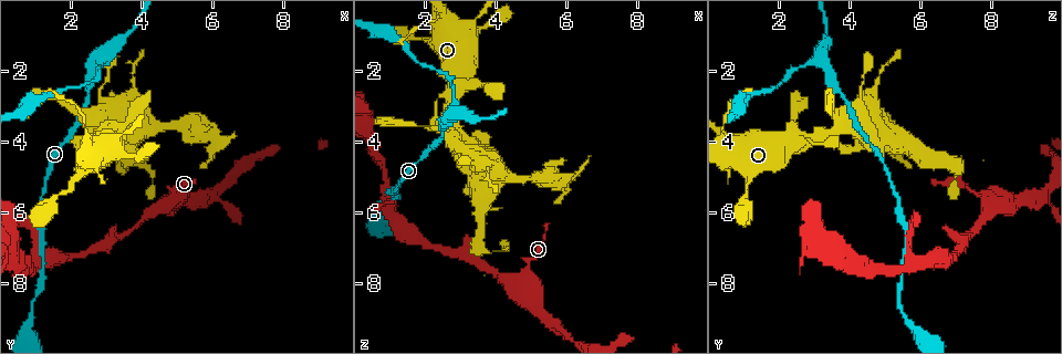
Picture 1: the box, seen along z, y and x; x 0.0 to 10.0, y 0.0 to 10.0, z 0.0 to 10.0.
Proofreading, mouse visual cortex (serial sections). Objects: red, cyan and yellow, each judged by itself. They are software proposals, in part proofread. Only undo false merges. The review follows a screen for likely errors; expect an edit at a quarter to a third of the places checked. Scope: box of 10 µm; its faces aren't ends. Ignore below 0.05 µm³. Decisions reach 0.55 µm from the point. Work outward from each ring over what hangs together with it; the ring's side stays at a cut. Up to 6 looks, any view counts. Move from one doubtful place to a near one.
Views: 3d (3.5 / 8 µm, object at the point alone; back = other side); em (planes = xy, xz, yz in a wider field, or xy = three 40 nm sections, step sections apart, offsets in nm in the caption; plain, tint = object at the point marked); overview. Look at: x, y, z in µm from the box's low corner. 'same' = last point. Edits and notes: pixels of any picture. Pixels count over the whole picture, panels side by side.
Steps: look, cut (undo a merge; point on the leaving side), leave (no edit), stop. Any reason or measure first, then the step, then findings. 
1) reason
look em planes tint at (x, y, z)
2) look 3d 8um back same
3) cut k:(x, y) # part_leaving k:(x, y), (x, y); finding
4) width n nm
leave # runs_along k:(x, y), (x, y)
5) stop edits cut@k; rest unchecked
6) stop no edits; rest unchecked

four-way junction
look 3d 3.5um back at (2.50, 3.45, 3.65)

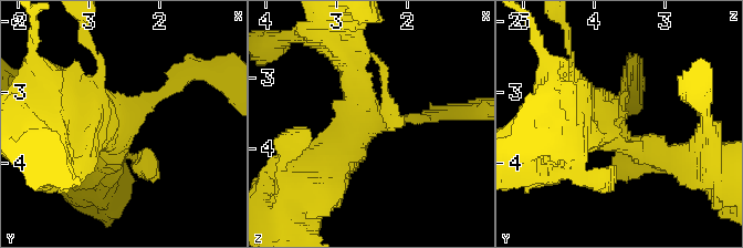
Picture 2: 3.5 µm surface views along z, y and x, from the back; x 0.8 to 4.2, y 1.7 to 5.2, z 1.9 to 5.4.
shape alone is not enough
look em planes tint at (2.45, 3.45, 3.70)

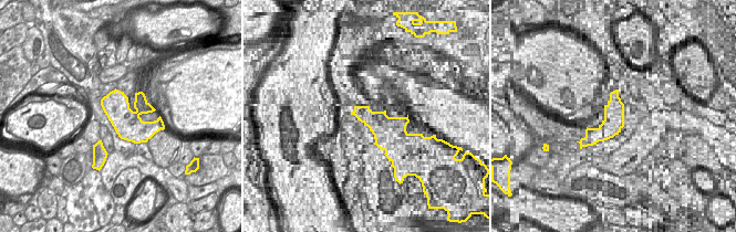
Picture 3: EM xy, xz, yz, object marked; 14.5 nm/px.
leave # runs_along 2:(105, 156), (125, 122), (184, 78); one cell here

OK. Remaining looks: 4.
thick turns thin
look 3d 3.5um at (5.95, 3.75, 5.25)

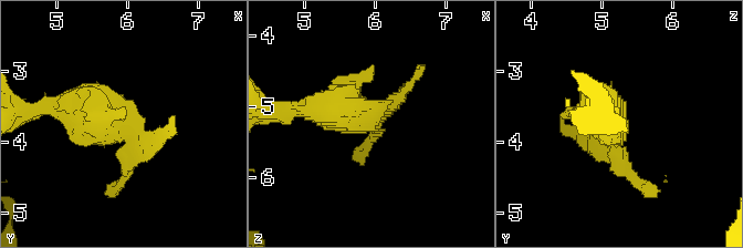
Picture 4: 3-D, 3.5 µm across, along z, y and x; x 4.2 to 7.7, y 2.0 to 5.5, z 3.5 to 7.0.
look em xy step 1 tint at (5.85, 3.80, 5.15)

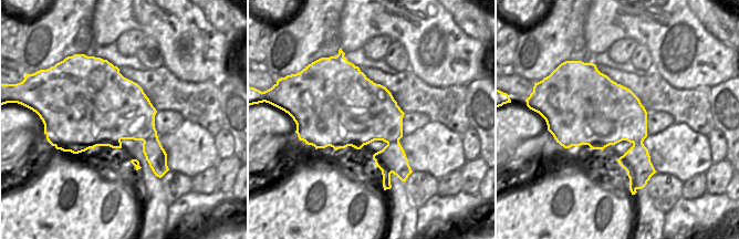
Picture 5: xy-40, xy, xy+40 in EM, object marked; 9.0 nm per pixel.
cut 4:(568, 132) # part_leaving 4:(597, 142), (577, 138), (560, 119); a second cell is stuck on

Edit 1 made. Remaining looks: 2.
sharp bend
look 3d 8um back at (3.50, 4.65, 6.75)

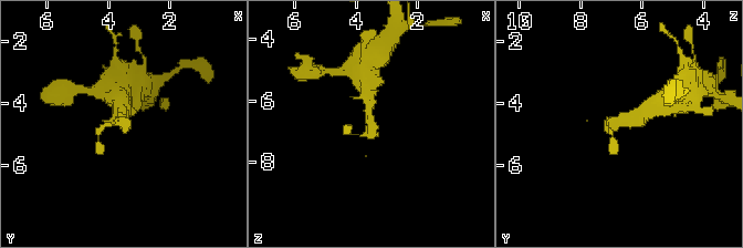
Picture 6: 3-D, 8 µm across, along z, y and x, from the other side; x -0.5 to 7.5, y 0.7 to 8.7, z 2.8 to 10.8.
now the EM
look em xy step 5 tint same

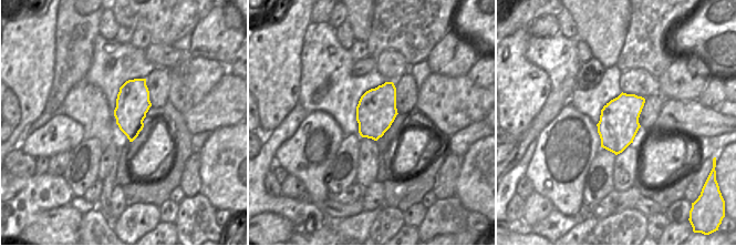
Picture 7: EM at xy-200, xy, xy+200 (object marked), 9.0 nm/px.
leave # runs_along 6:(367, 94), (370, 132), (346, 133); one cell here

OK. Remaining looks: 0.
stop edits cut@4; rest unchecked

